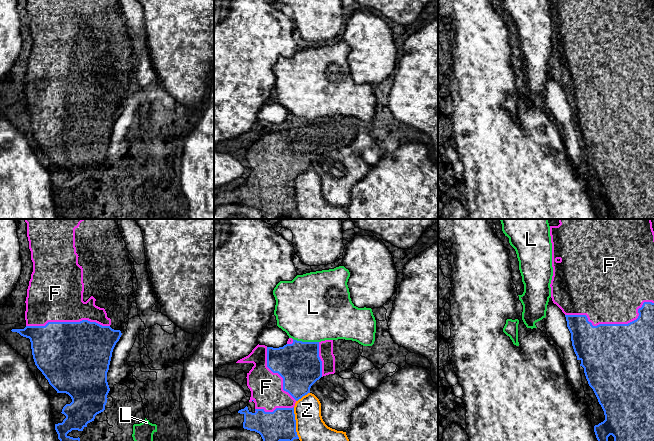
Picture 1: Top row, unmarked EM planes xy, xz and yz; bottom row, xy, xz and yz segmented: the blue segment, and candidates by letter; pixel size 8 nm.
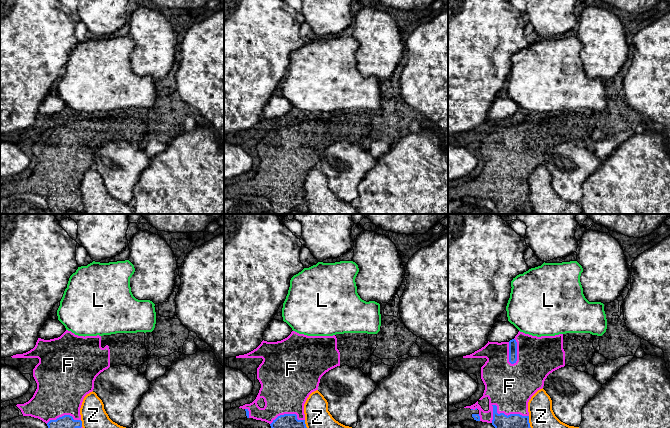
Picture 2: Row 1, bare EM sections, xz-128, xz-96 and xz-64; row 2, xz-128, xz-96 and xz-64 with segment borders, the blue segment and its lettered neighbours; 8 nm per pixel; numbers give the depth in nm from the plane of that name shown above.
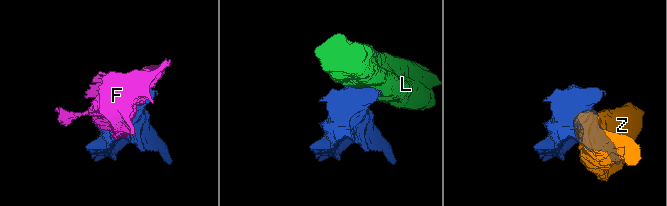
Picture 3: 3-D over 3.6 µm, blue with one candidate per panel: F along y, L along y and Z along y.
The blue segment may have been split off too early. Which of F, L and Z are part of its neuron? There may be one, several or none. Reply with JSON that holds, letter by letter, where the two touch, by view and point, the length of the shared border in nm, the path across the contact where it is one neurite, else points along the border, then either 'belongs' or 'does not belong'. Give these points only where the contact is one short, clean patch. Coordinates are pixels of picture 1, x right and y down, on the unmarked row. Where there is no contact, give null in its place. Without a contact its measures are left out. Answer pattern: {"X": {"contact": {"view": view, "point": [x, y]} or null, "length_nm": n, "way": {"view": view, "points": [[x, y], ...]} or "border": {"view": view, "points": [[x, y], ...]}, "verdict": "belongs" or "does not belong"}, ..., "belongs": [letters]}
{"F": {"contact": {"view": "yz", "point": [612, 100]}, "length_nm": 700, "verdict": "belongs"}, "L": {"contact": {"view": "xz", "point": [306, 118]}, "length_nm": 220, "verdict": "does not belong"}, "Z": {"contact": {"view": "xz", "point": [295, 199]}, "length_nm": 260, "verdict": "does not belong"}, "belongs": ["F"]}

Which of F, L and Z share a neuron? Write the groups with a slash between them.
F / L / Z

